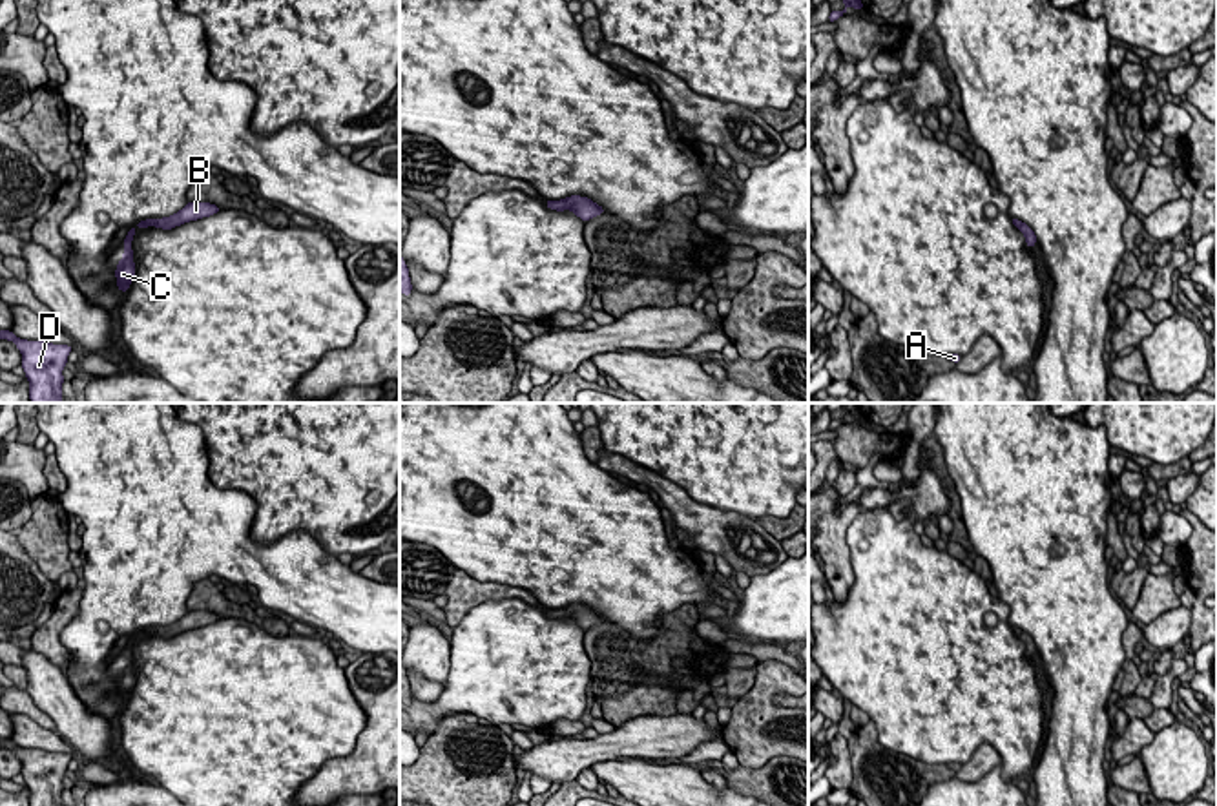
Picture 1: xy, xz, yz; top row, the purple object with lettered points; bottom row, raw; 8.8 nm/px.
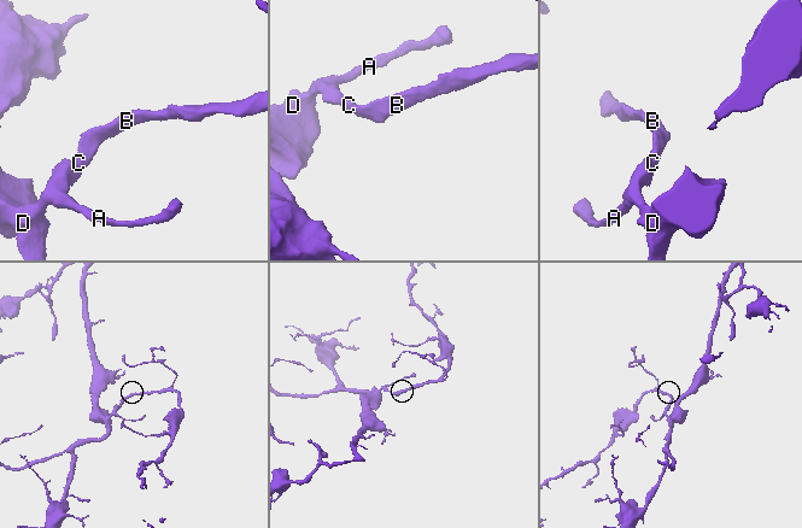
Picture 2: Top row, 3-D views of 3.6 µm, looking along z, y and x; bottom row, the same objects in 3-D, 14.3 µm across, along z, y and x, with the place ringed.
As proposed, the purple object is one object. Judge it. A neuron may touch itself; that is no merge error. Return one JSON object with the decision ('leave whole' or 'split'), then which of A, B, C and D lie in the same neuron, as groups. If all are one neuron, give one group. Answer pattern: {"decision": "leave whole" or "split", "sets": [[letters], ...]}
{"decision": "leave whole", "sets": [["A", "B", "C", "D"]]}

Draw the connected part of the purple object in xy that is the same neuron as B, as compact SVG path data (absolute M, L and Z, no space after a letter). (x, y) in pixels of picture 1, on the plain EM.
M186 611L186 615L182 618L179 618L177 622L173 622L170 625L146 627L146 629L137 631L135 635L131 635L124 651L122 651L124 664L117 671L117 678L115 678L117 697L126 702L135 682L137 682L135 671L133 671L133 658L130 656L137 636L155 635L155 636L162 636L162 638L172 638L172 636L181 635L184 631L210 625L217 620L221 620L221 616L215 613L210 613L210 611Z

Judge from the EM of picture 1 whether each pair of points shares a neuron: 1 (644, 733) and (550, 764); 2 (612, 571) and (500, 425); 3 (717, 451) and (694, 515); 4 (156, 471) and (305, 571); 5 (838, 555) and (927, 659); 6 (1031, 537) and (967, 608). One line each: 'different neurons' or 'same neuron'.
1: same neuron
2: same neuron
3: different neurons
4: same neuron
5: different neurons
6: different neurons

